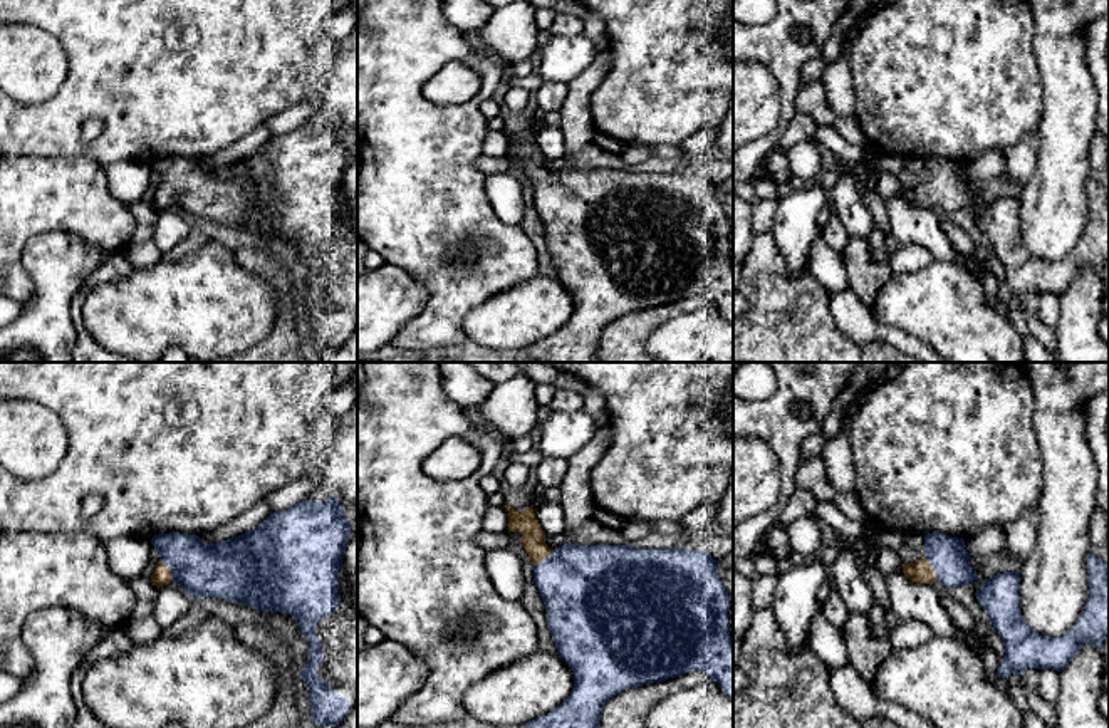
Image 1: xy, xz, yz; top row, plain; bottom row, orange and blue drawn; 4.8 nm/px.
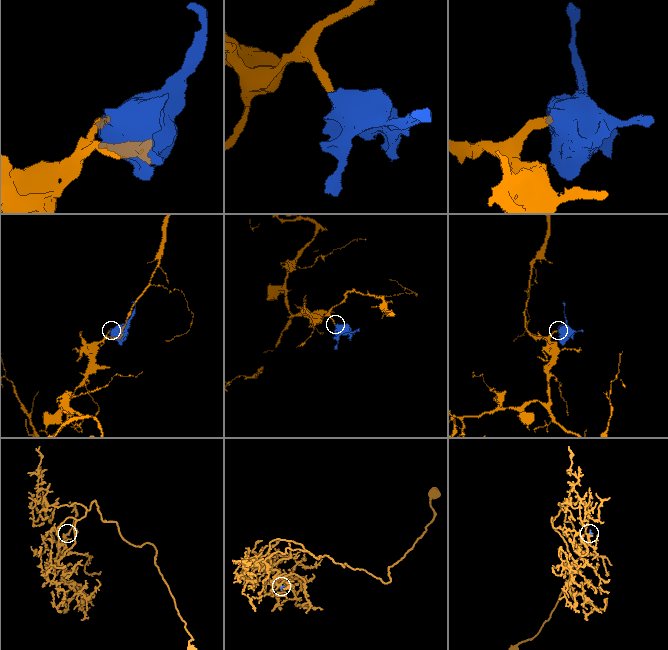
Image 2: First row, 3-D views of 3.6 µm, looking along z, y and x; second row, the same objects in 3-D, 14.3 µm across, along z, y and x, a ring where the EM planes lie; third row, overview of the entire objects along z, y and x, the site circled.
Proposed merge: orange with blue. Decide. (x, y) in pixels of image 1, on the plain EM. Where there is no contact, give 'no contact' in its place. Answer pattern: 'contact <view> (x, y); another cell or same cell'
contact yz (933, 193); same cell

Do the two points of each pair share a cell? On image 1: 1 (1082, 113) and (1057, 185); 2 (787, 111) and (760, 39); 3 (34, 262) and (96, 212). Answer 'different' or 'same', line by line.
1: same
2: same
3: different

